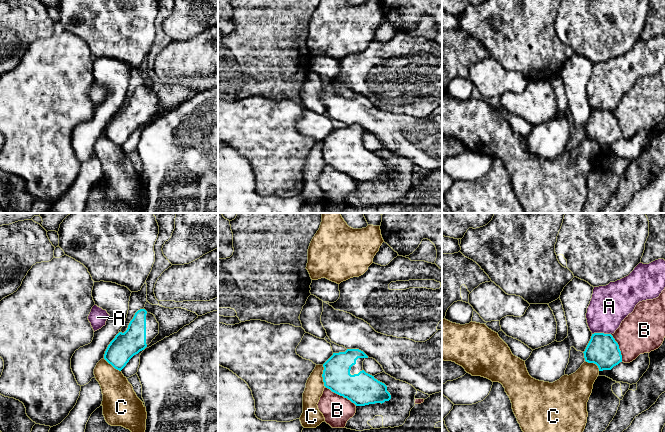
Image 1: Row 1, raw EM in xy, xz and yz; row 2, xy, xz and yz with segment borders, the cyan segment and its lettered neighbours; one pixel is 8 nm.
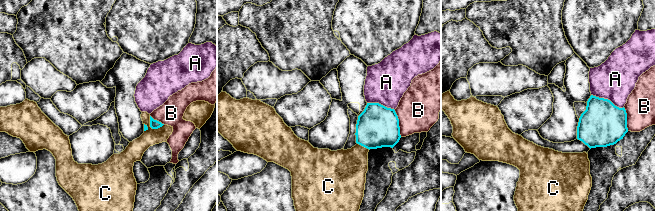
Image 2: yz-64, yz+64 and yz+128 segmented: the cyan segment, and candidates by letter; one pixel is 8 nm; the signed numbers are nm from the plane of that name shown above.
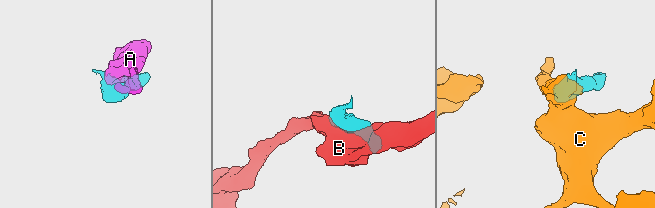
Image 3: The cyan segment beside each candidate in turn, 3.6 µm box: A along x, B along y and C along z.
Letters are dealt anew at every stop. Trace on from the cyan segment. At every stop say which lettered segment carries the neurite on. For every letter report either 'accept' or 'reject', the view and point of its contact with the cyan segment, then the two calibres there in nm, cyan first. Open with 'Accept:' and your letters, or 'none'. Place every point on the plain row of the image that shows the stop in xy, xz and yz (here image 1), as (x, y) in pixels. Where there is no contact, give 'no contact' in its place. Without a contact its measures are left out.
Accept: none
A: reject | yz (602, 109) | 260/320 nm
B: reject | xz (341, 171) | 260/240 nm
C: reject | xz (322, 152) | 220/150 nm

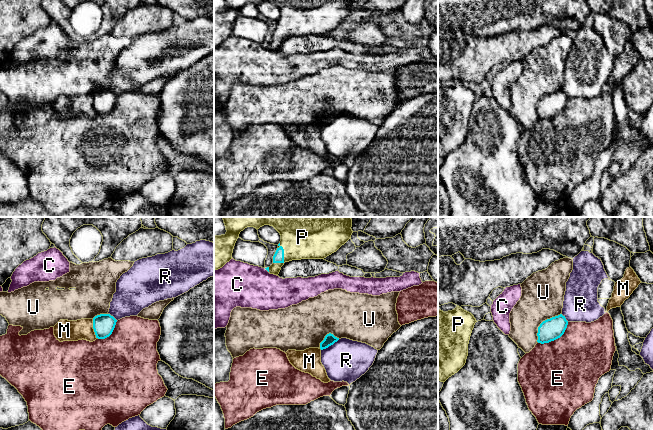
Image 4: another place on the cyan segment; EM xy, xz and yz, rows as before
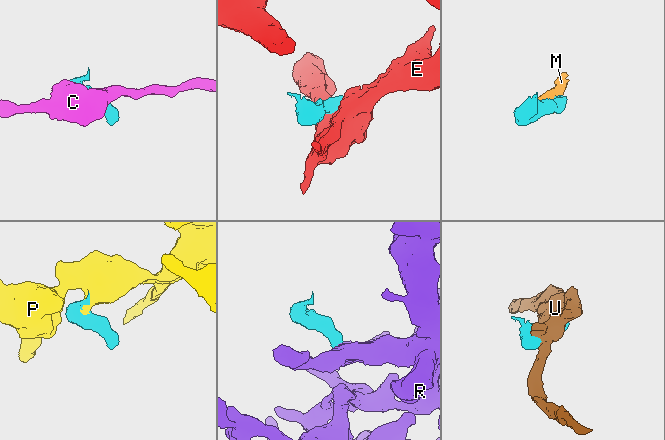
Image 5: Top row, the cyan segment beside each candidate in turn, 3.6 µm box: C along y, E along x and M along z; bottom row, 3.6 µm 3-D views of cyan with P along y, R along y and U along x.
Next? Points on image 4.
Accept: P
C: reject | xz (266, 45) | 20/360 nm
E: reject | yz (555, 115) | 180/500 nm
M: reject | xy (93, 104) | 170/170 nm
P: accept | xz (283, 33) | 90/280 nm
R: reject | xz (330, 121) | 90/340 nm
U: reject | yz (542, 98) | 180/340 nm

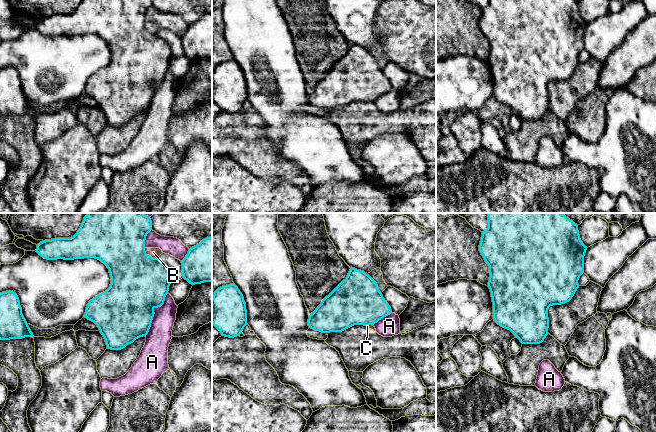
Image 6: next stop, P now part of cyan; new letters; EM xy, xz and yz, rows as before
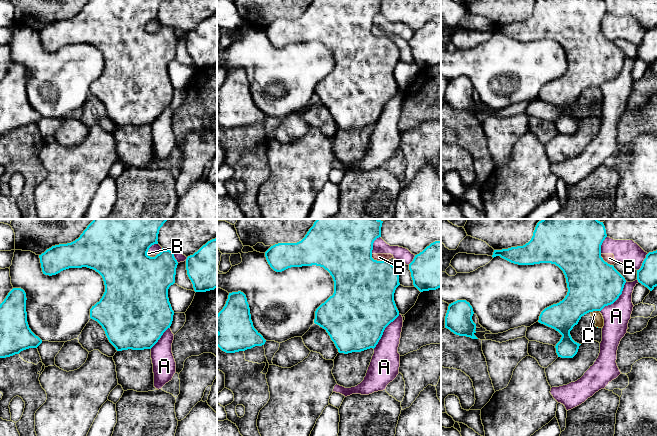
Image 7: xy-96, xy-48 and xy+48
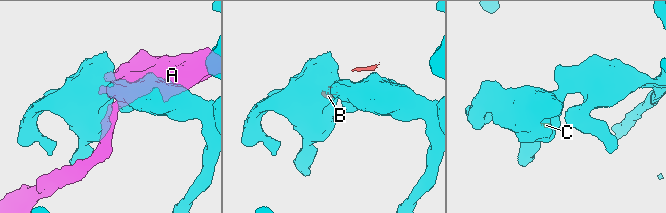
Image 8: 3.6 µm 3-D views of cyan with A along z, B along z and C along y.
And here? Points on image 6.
Accept: none
A: reject | xy (154, 89) | 460/190 nm
B: reject | xy (148, 31) | 460/80 nm
C: reject | xz (370, 100) | 380/60 nm

